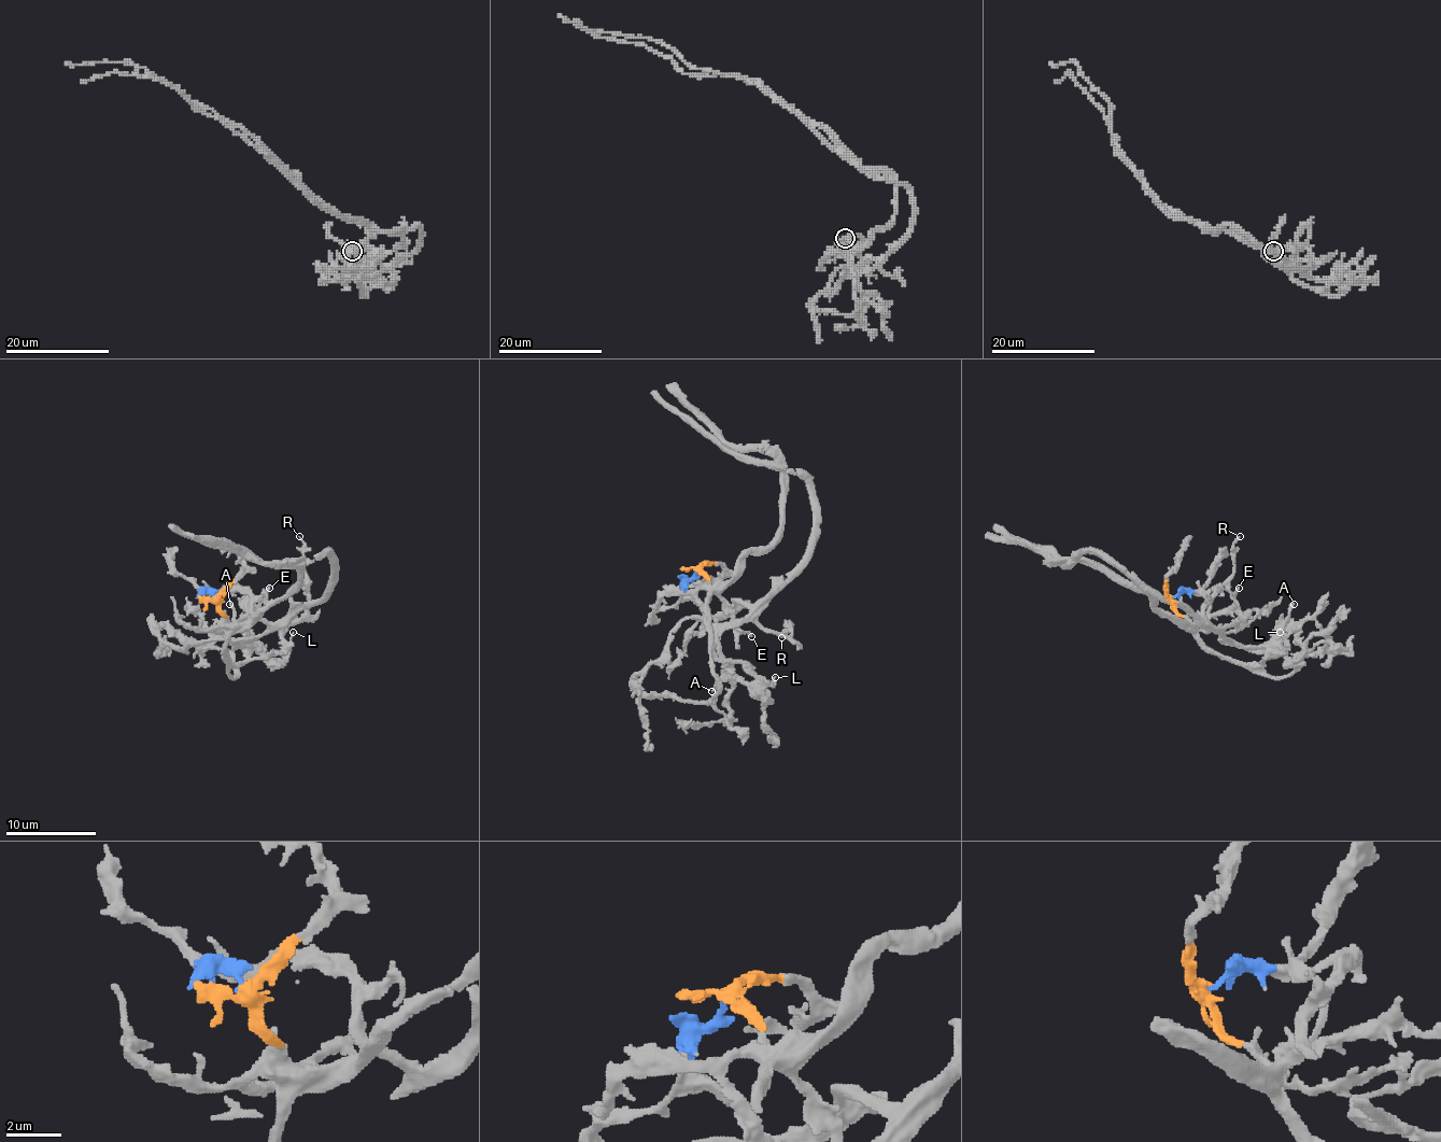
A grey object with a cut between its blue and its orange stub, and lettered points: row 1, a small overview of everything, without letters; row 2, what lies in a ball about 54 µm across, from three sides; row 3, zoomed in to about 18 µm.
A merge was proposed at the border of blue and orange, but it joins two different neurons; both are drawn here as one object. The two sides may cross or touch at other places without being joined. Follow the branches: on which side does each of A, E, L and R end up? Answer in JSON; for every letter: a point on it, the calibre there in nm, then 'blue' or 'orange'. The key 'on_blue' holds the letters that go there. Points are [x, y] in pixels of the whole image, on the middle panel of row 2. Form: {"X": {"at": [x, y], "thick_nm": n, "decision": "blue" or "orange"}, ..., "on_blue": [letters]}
{"A": {"at": [711, 691], "thick_nm": 200, "decision": "orange"}, "E": {"at": [751, 636], "thick_nm": 200, "decision": "orange"}, "L": {"at": [775, 677], "thick_nm": 140, "decision": "orange"}, "R": {"at": [781, 637], "thick_nm": 140, "decision": "blue"}, "on_blue": ["R"]}

